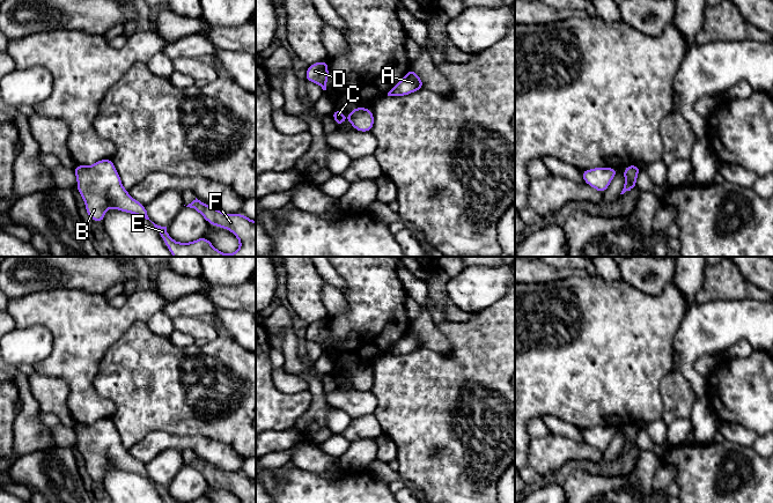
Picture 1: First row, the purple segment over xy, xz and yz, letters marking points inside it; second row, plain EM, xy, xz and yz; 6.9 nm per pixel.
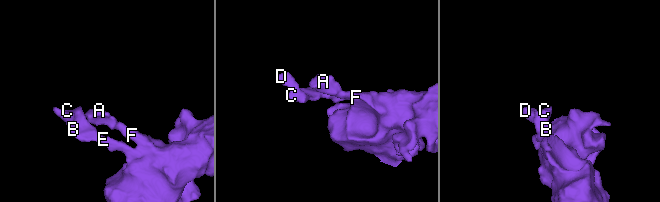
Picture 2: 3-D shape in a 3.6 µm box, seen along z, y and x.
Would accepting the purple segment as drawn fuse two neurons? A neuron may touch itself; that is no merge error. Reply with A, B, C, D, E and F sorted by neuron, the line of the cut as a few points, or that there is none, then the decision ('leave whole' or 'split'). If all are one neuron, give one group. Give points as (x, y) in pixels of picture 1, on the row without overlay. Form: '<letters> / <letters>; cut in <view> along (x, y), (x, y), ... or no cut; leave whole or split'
A B C D E F; no cut; leave whole

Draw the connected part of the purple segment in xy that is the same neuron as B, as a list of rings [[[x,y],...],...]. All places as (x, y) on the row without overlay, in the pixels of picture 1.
[[[104,417],[90,426],[76,423],[76,449],[86,463],[86,471],[97,482],[103,481],[109,466],[149,479],[146,466],[134,459],[122,444],[112,417]]]

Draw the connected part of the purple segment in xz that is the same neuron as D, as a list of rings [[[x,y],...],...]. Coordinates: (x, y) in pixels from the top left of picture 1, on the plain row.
[[[326,319],[310,324],[305,328],[305,340],[317,342],[323,349],[326,349],[326,342],[329,340],[327,326],[329,321]]]

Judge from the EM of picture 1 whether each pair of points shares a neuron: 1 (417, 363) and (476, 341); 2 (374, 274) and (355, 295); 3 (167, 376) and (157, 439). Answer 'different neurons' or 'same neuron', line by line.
1: same neuron
2: same neuron
3: different neurons

